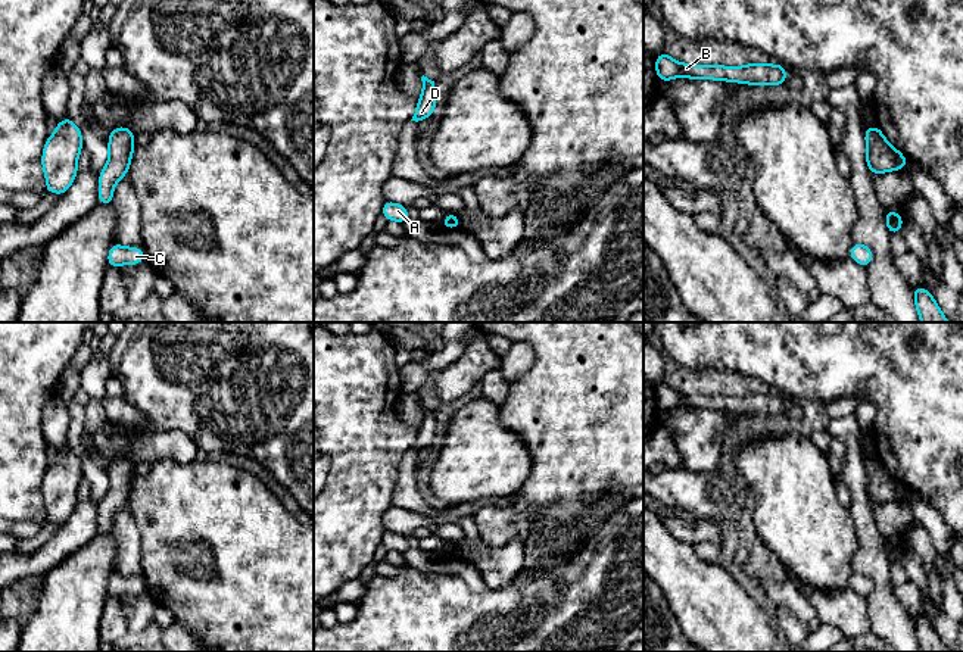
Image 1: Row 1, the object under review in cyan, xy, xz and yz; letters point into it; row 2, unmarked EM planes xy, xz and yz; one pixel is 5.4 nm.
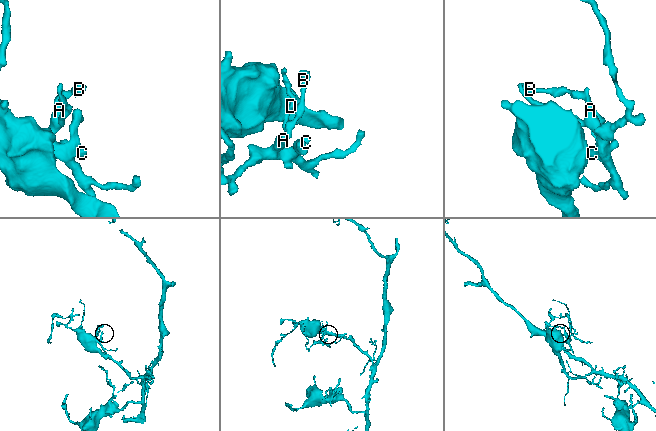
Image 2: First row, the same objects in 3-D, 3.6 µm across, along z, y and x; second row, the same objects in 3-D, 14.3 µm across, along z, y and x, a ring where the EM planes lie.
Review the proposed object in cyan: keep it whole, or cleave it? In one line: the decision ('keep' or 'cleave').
keep

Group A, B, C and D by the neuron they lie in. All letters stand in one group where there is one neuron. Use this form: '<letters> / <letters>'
A B C D

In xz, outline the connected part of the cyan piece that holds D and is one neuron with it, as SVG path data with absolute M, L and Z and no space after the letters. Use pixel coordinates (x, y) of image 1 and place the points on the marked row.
M421 77L423 81L423 93L421 97L417 100L418 106L411 121L423 121L427 118L433 118L433 110L436 107L436 97L437 91L434 87L434 81L428 79L427 77Z

